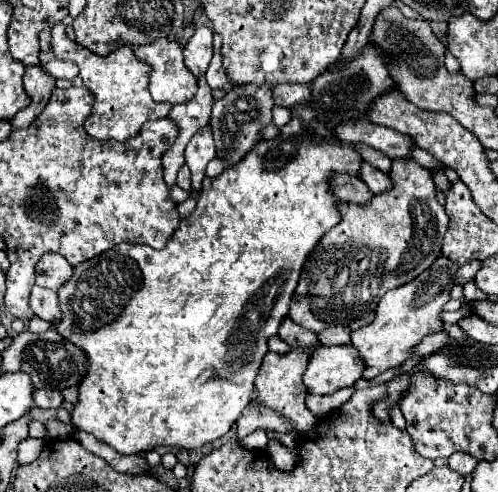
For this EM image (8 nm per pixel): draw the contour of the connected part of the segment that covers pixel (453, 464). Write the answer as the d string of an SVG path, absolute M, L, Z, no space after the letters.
M456 452L454 456L448 458L448 466L462 476L468 476L476 464L478 464L478 460L474 460L470 454L462 454L462 452Z

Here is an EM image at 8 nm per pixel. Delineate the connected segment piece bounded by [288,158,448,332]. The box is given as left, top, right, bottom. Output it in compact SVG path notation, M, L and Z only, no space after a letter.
M396 158L392 160L388 176L392 180L392 188L372 196L372 200L368 200L366 204L338 202L340 224L330 228L320 238L320 242L306 258L306 264L302 266L302 274L288 312L288 316L296 324L312 332L320 332L332 324L348 326L356 318L366 316L366 312L372 312L372 304L378 302L388 290L414 280L418 274L428 270L438 258L442 238L448 228L448 216L444 208L436 202L436 186L432 182L430 170L422 168L412 158Z

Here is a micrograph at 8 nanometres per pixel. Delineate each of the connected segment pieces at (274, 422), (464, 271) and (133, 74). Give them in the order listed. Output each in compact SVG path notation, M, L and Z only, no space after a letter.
M252 400L252 404L246 408L246 412L236 420L236 440L246 438L256 428L274 430L280 434L292 434L294 432L288 418L282 418L280 414L276 414L270 408L264 408L260 404L256 406L256 402Z
M474 260L474 262L466 264L466 266L460 266L460 268L458 268L458 272L456 272L454 282L456 282L456 284L466 284L466 280L472 280L472 278L476 276L476 272L478 272L480 264L482 264L482 262L476 262L476 260Z
M64 24L52 26L50 36L52 52L58 60L70 60L76 62L80 68L80 78L84 86L90 90L94 98L92 114L86 118L84 130L98 138L98 140L128 140L130 136L138 134L140 126L148 120L160 120L166 118L170 112L170 104L158 104L152 100L148 84L146 84L146 64L142 64L134 52L130 52L128 46L116 48L108 56L98 56L82 46L78 46L74 40L66 36Z

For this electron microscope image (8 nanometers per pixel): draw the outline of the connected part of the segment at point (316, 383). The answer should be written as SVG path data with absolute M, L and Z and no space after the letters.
M350 344L320 346L312 352L304 372L304 386L308 394L334 394L338 388L352 386L362 378L362 358Z

